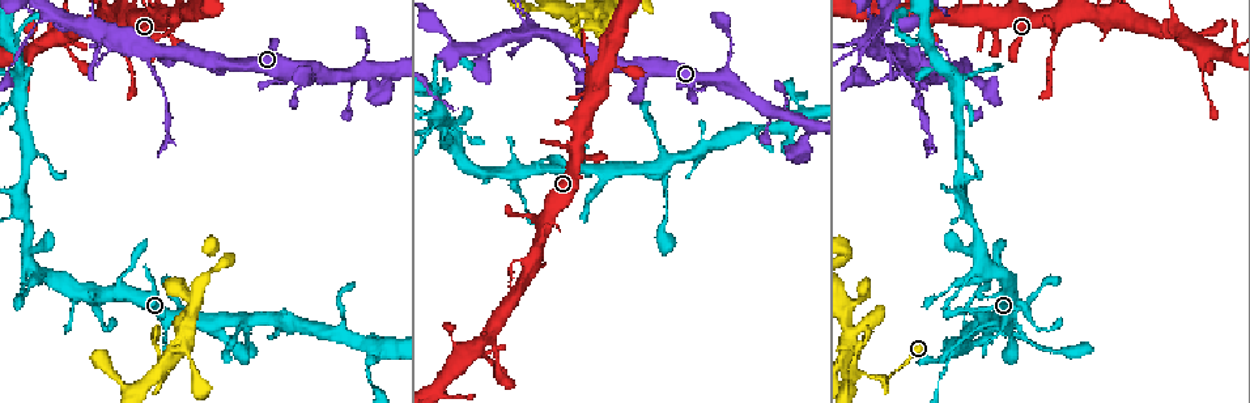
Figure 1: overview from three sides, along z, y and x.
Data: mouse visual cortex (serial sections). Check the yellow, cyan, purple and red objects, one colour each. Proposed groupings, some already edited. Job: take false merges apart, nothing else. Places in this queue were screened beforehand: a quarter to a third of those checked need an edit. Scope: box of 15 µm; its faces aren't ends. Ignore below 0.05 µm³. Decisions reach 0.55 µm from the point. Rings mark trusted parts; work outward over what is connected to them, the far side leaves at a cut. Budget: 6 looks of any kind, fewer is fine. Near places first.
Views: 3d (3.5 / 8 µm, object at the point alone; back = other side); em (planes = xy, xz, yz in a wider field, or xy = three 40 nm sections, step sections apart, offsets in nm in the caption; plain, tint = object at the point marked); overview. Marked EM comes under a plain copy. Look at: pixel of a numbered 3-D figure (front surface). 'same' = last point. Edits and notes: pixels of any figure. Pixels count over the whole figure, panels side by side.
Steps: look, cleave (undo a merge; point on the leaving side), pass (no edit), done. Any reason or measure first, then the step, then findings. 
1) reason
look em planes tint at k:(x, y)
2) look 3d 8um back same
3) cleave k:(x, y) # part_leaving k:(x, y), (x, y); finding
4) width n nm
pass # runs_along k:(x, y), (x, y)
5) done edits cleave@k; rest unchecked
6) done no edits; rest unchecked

side arm on a straight run
look 3d 8um at 1:(150, 51)

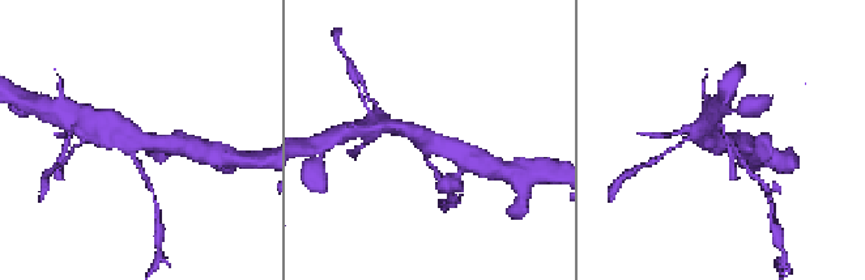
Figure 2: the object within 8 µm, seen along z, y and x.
look em xy step 5 tint at 2:(733, 146)

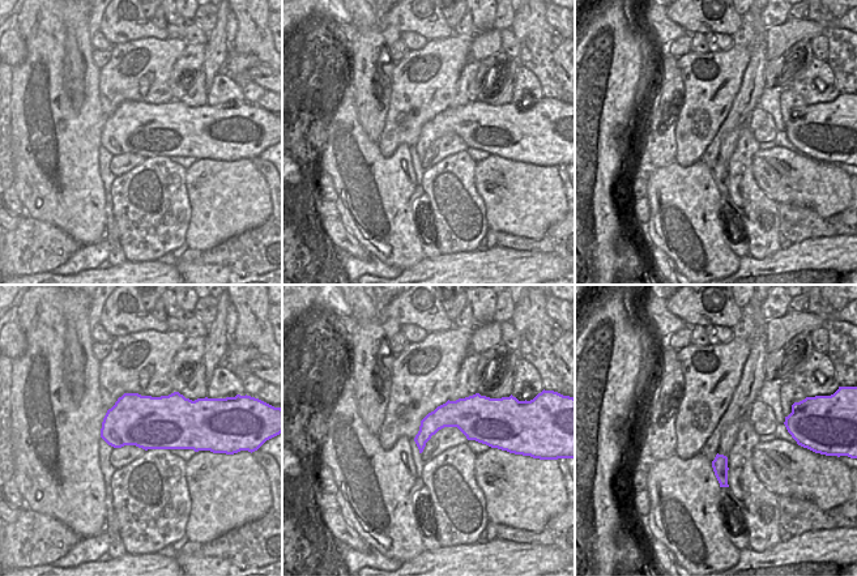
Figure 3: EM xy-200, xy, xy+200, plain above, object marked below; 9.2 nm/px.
pass # runs_along 2:(464, 155), (399, 126); one cell here

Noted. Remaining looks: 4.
sudden change in width
look 3d 3.5um at 1:(31, 279)

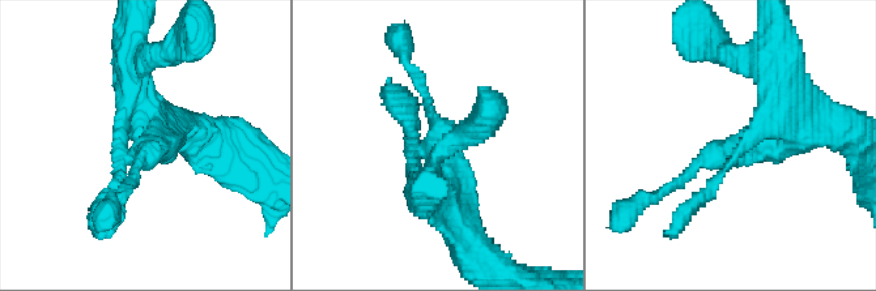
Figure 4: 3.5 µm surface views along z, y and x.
pass # one cell here

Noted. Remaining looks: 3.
thick turns thin
look 3d 3.5um at 1:(531, 221)

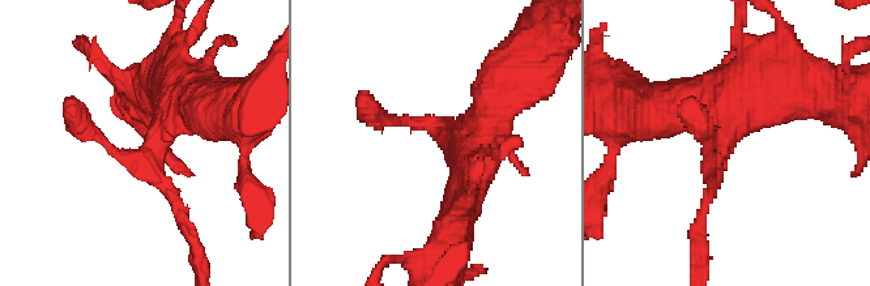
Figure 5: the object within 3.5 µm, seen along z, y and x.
need the tissue
look em xy step 3 tint at 5:(448, 139)

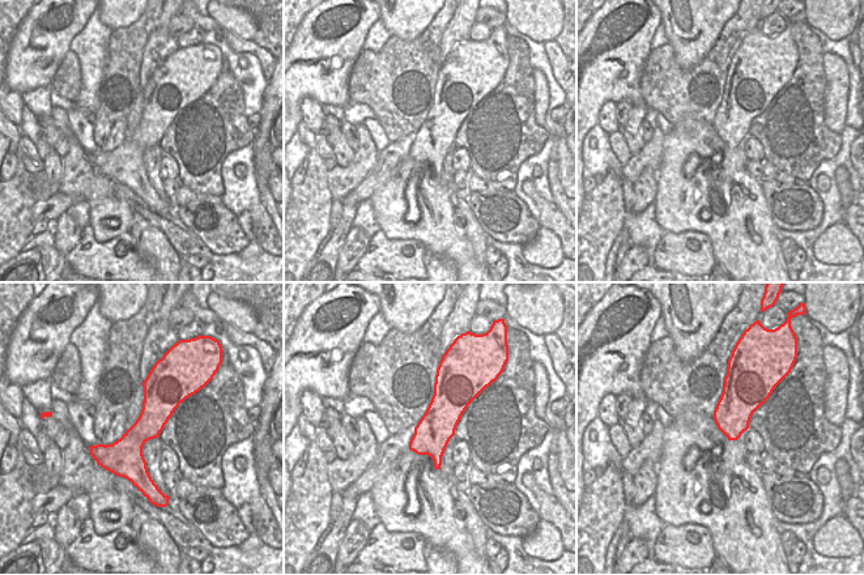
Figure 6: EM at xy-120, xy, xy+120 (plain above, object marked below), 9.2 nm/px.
pass # runs_along 5:(196, 98), (144, 158), (175, 210); one cell here

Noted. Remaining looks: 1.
done no edits; rest unchecked

